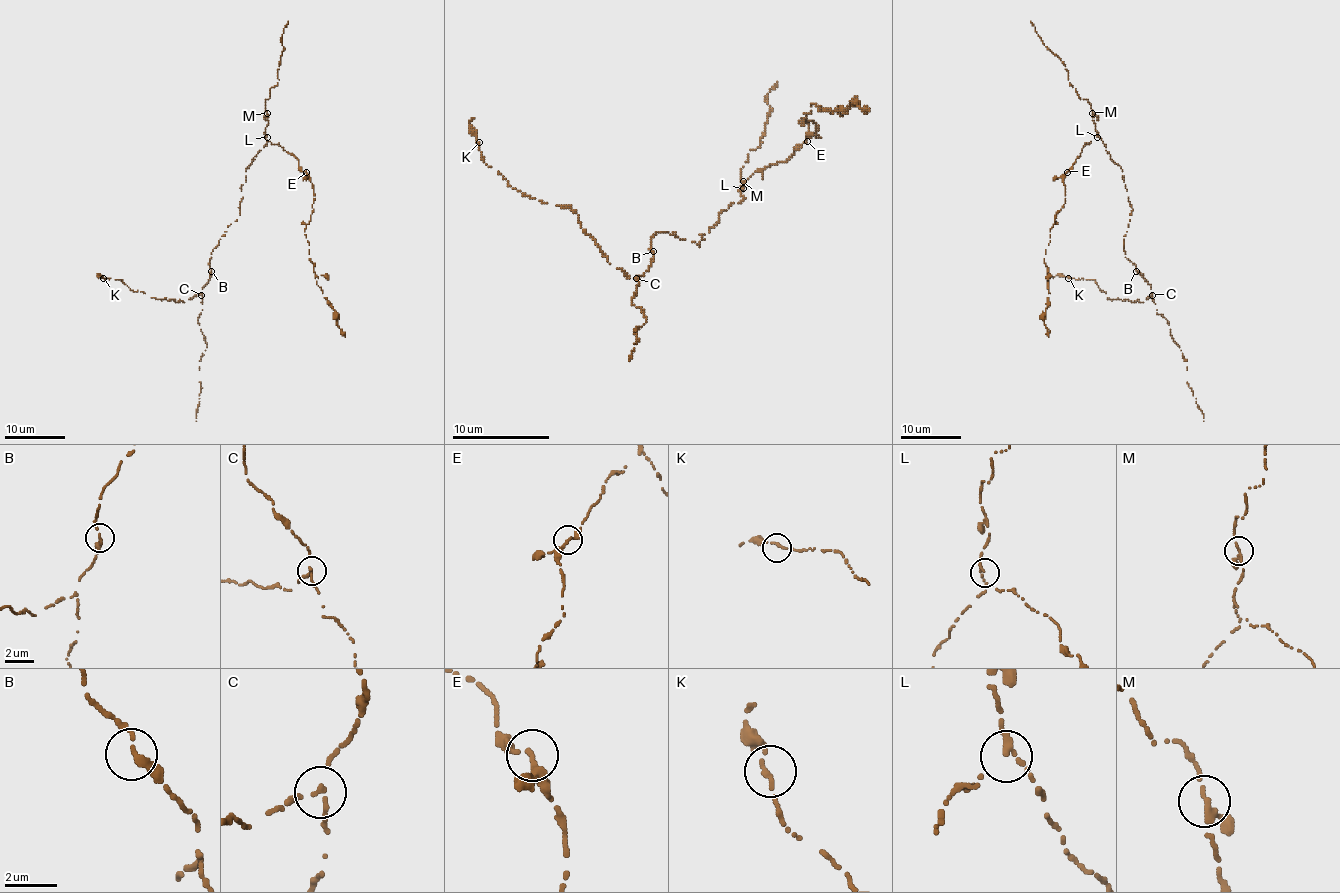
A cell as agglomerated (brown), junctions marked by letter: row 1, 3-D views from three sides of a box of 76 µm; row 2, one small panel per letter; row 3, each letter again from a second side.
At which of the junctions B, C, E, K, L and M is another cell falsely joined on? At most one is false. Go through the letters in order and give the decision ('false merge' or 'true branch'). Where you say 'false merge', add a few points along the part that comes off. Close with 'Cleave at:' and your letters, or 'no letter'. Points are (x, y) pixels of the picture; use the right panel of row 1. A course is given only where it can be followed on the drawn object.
B: true branch
C: true branch
E: true branch
K: true branch
L: true branch
M: true branch
Cleave at: no letter

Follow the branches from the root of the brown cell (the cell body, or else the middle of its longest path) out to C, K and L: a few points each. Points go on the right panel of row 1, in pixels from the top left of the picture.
C: (1125, 185), (1133, 210), (1124, 239), (1124, 251), (1136, 271), (1151, 286), (1152, 295)
K: (1125, 185), (1133, 210), (1124, 251), (1151, 286), (1152, 295), (1143, 302), (1109, 299), (1094, 280), (1068, 278)
L: (1125, 185), (1121, 167), (1110, 158), (1106, 146), (1097, 137)

